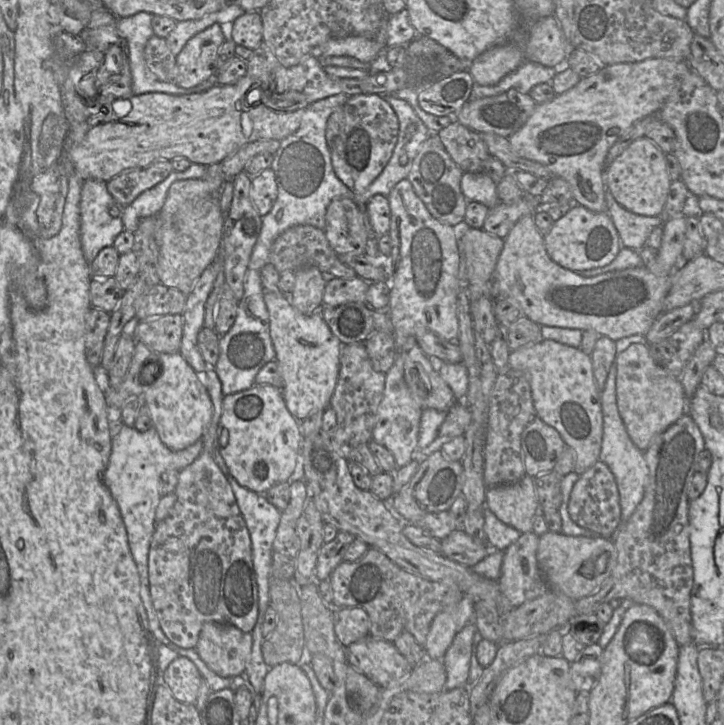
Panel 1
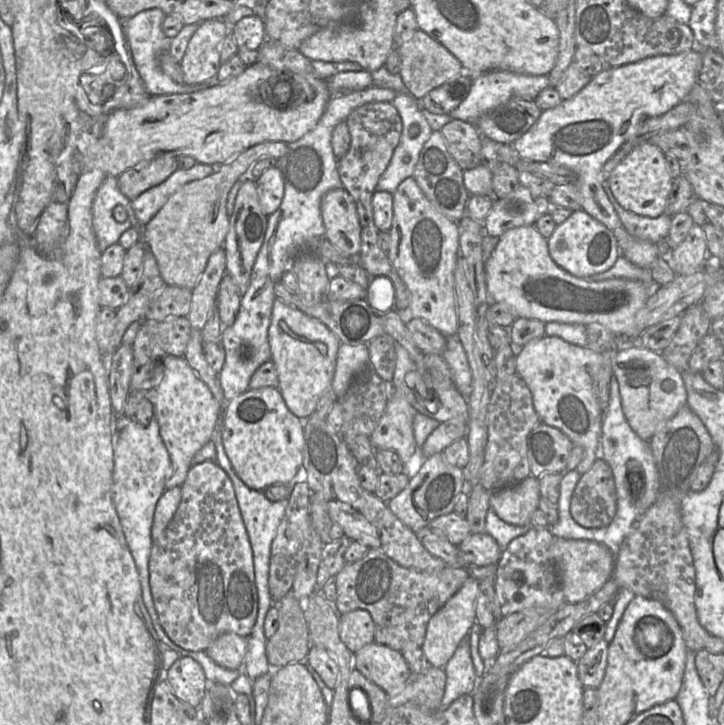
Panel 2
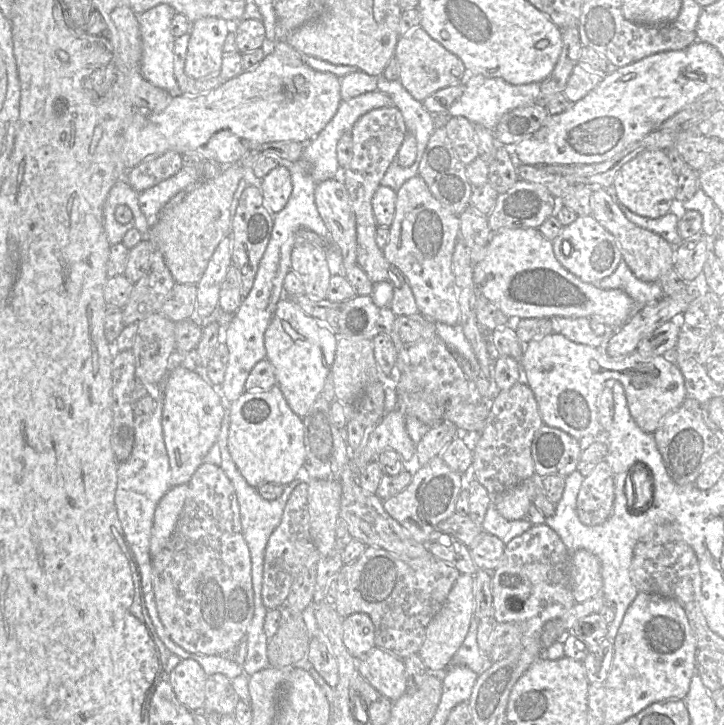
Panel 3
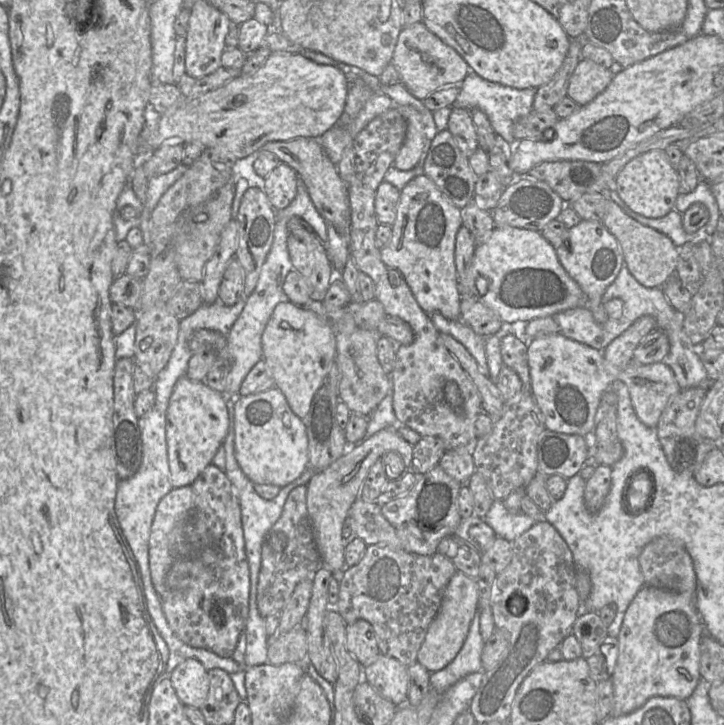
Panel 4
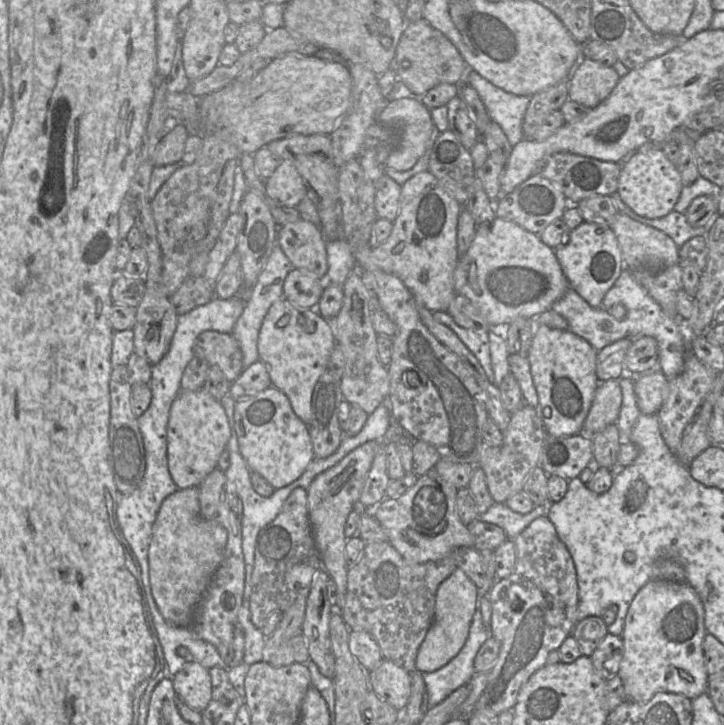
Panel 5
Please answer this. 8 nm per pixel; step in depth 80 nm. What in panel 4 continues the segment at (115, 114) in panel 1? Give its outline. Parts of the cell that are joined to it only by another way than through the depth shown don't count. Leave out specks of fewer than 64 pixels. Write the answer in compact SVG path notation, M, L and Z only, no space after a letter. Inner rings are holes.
M287 51L270 53L264 65L260 67L255 73L249 76L239 75L236 78L228 81L224 85L211 90L203 95L189 99L182 100L178 106L173 106L168 112L161 116L152 116L147 114L147 120L139 136L139 160L149 156L150 152L159 148L166 139L177 137L180 138L184 144L199 143L203 148L211 148L221 157L227 157L233 163L237 159L253 157L262 147L268 142L272 141L290 141L299 137L319 139L326 131L331 129L339 120L344 112L344 107L349 91L350 78L344 74L339 68L332 65L322 65L304 57L300 53L289 53Z

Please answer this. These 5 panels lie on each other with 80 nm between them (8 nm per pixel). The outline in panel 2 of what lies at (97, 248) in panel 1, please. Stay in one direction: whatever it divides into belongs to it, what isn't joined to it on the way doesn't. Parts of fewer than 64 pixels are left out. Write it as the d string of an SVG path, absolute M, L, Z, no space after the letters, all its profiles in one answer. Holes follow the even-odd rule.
M106 176L98 188L92 204L92 225L101 252L118 243L127 229L136 227L142 230L134 215L131 200L118 188L117 177ZM117 205L126 209L128 218L124 222L117 222L113 217L112 211Z

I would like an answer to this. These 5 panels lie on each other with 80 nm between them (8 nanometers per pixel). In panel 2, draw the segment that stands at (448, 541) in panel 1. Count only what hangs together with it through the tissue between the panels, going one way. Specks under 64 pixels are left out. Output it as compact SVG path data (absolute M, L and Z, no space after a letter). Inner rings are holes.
M487 533L470 534L458 548L468 567L497 564L502 553L496 540Z

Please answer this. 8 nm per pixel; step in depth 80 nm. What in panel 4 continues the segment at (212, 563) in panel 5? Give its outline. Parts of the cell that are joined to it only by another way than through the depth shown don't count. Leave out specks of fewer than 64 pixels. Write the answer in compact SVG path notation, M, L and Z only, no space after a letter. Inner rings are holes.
M182 486L173 488L168 492L160 500L156 508L149 540L149 566L153 586L160 597L166 591L165 578L173 563L178 558L181 529L184 527L184 520L191 509L192 504L192 486Z

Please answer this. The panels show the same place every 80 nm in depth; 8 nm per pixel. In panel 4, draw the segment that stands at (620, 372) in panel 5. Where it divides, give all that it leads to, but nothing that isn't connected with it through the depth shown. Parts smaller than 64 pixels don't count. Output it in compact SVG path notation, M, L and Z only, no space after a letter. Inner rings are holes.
M649 315L639 317L602 350L604 359L617 368L625 368L633 359L634 350L640 341L655 329L655 318Z

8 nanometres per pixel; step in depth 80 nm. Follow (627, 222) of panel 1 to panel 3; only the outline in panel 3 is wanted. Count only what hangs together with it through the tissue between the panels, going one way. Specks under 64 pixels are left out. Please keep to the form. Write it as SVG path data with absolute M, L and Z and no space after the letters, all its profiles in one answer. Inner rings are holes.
M608 187L605 189L607 190L609 196L612 198L615 204L631 222L644 229L647 229L660 235L666 241L668 241L673 247L678 246L683 241L677 230L677 209L672 209L666 215L659 218L643 217L641 215L633 213L625 205L623 205L621 201L618 199L615 189L613 187Z

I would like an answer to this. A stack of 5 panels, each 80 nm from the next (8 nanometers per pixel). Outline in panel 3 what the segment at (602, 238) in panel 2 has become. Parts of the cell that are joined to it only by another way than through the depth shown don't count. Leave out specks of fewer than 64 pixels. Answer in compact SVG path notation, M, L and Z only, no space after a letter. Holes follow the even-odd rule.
M592 215L577 216L575 221L563 226L559 235L552 241L552 248L556 259L565 269L583 282L591 284L611 275L623 259L613 235L601 226ZM564 240L572 246L572 252L569 255L564 255L562 252Z

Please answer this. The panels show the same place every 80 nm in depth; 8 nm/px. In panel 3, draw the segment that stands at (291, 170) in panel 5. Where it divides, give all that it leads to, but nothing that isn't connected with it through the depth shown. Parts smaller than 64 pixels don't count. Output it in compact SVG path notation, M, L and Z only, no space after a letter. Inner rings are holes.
M278 165L259 184L263 200L272 213L278 213L286 206L292 193L292 180L288 167Z

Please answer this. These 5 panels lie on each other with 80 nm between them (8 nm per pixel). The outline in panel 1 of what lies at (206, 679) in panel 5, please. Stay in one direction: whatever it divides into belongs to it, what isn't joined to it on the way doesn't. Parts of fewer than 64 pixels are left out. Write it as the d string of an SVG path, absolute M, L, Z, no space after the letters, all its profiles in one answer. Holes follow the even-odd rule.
M185 656L174 659L162 675L162 681L173 697L184 704L194 705L203 677L196 665Z

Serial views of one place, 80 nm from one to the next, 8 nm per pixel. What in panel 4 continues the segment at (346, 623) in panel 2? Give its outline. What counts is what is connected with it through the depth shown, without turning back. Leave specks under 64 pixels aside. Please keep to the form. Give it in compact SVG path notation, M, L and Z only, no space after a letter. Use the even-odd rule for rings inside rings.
M363 619L346 626L346 647L361 666L368 665L380 655L374 628Z

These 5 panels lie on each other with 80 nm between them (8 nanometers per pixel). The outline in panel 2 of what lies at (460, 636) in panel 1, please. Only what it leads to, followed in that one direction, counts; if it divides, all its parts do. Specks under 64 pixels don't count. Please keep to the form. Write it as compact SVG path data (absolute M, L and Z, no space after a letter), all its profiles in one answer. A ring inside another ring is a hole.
M469 633L457 647L454 655L444 667L446 684L439 709L447 709L452 702L464 694L472 694L478 677L471 659Z

